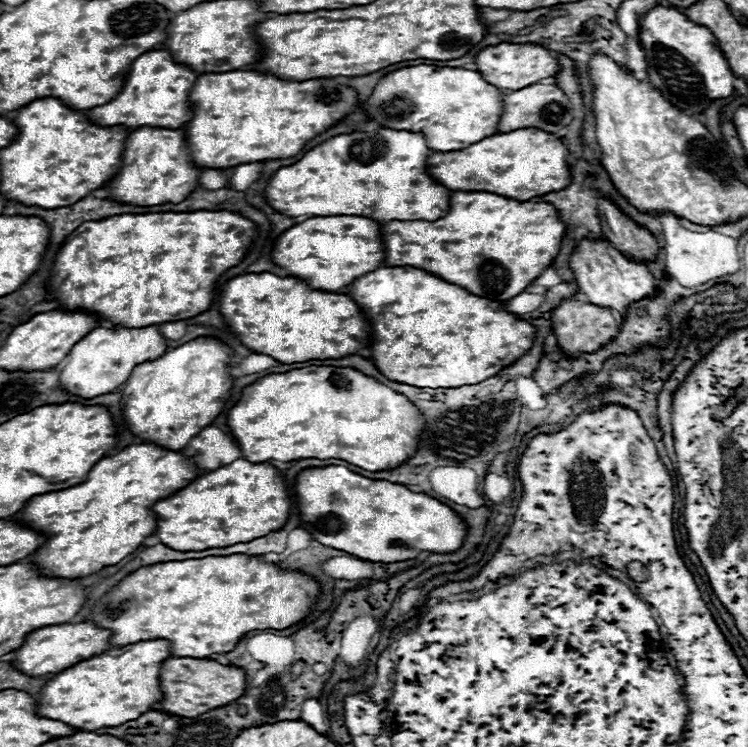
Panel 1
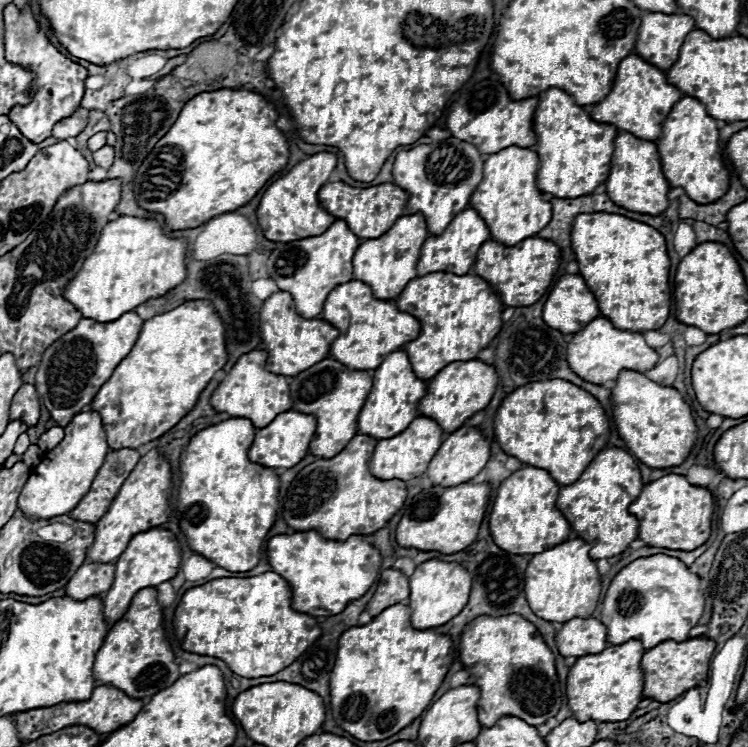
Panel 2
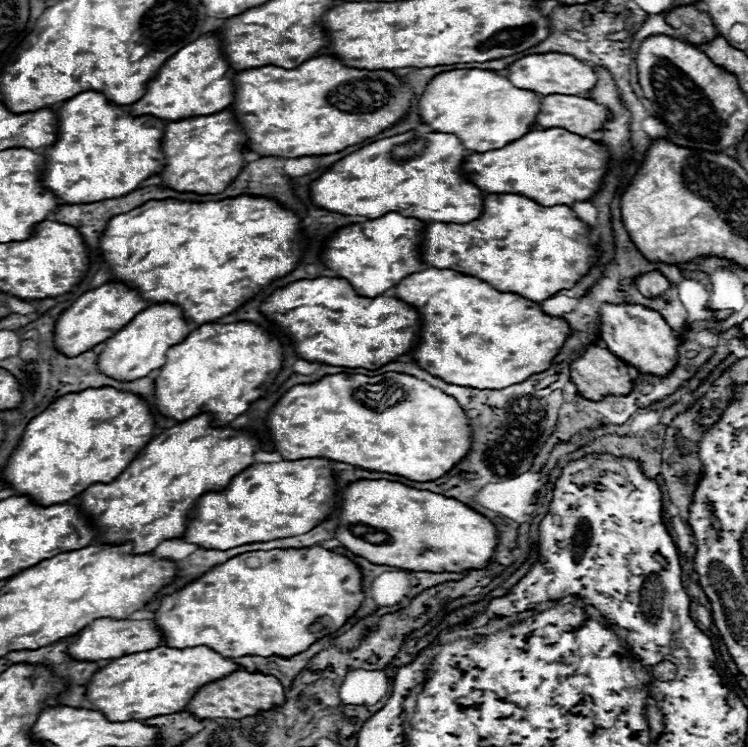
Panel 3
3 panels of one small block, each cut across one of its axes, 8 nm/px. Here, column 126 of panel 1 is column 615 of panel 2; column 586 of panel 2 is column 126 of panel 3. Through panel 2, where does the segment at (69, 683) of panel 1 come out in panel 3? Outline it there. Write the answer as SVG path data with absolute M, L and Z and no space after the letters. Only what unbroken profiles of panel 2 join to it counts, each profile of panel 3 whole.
M158 646L146 652L126 654L100 668L86 688L86 700L112 722L146 720L182 712L202 684L220 680L236 670L240 670L238 664L204 646L184 650Z

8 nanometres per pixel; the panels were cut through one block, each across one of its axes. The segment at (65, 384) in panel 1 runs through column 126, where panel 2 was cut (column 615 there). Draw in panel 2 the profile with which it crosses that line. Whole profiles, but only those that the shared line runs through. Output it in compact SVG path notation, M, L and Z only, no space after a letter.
M598 316L592 322L588 322L580 332L574 332L568 346L566 346L566 360L570 368L584 378L586 382L592 384L606 384L610 380L618 378L620 370L636 370L636 372L646 372L658 362L656 350L652 350L642 334L638 332L628 332L628 330L618 330L612 326L610 320Z

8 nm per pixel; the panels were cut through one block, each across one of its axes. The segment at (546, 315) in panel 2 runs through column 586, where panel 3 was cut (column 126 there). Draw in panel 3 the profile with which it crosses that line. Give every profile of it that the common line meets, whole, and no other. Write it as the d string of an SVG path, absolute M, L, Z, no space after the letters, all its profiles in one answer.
M108 282L96 290L90 290L82 294L78 300L74 300L72 306L68 306L60 314L54 326L54 348L62 350L62 354L82 354L82 350L90 350L92 346L104 342L114 332L118 332L146 306L148 302L144 302L136 290L120 282Z

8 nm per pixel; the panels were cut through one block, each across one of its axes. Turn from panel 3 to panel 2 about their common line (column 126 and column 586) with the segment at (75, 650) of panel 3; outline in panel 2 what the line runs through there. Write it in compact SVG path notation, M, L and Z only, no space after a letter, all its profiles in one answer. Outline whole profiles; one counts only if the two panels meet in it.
M572 618L556 632L556 648L562 656L596 654L606 646L606 626L596 618Z

